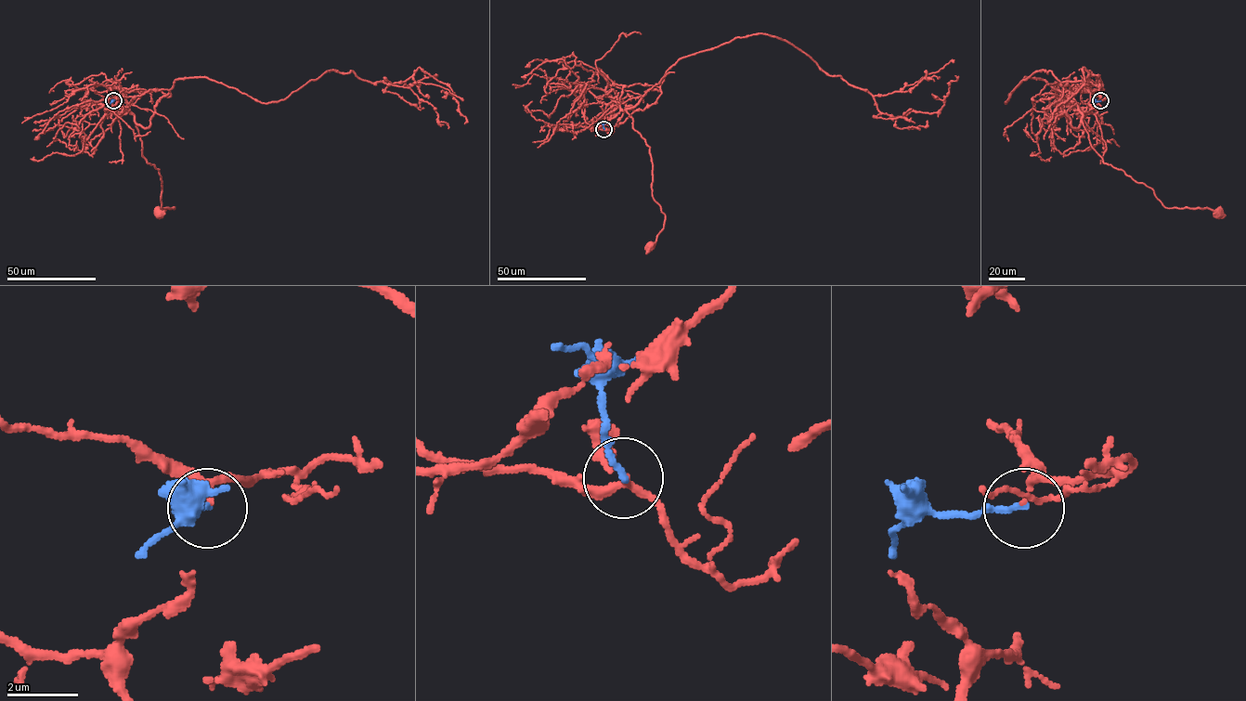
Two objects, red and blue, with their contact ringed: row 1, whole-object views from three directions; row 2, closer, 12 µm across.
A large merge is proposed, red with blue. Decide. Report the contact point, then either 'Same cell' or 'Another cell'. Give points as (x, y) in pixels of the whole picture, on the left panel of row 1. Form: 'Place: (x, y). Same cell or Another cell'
Place: (113, 100). Another cell

